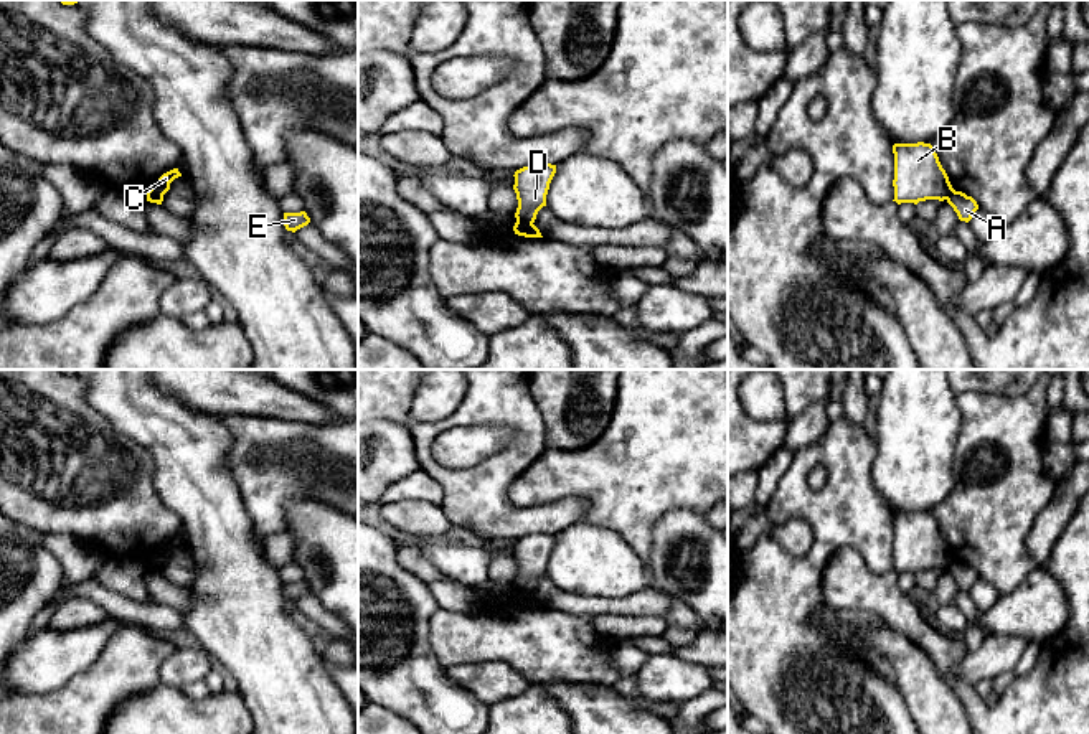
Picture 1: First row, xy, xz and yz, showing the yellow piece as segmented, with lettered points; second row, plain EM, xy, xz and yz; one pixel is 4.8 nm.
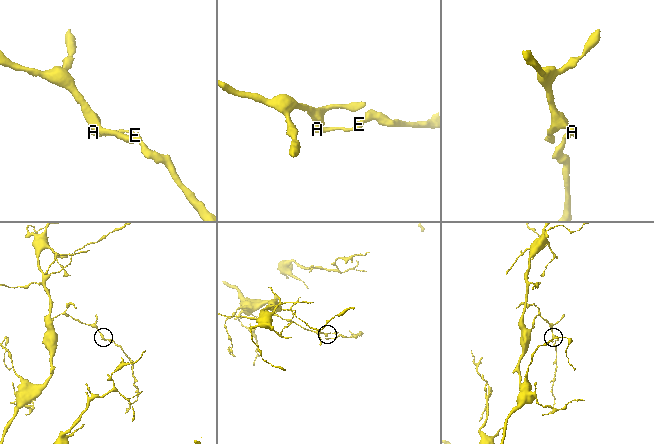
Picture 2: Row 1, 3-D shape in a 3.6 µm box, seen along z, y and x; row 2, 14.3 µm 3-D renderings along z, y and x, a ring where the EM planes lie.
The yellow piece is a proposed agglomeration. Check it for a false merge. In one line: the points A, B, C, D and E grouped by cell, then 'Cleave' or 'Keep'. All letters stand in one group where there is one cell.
Groups: A E / B C D. Cleave

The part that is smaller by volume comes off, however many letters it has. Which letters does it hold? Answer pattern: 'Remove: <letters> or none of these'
Remove: A, E

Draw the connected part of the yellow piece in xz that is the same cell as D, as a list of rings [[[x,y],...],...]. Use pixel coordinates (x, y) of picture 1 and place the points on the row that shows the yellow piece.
[[[531,163],[515,172],[516,221],[535,223],[538,211],[546,206],[546,195],[554,173],[556,165],[551,163]]]

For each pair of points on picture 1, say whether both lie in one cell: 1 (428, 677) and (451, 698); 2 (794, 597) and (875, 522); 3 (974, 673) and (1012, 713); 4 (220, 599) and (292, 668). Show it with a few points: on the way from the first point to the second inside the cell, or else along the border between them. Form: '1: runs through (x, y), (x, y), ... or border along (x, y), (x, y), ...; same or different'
1: runs through (433, 682), (446, 695); same
2: runs through (806, 573), (850, 523); same
3: border along (967, 650), (956, 673), (974, 686); different
4: runs through (238, 617), (274, 654); same

